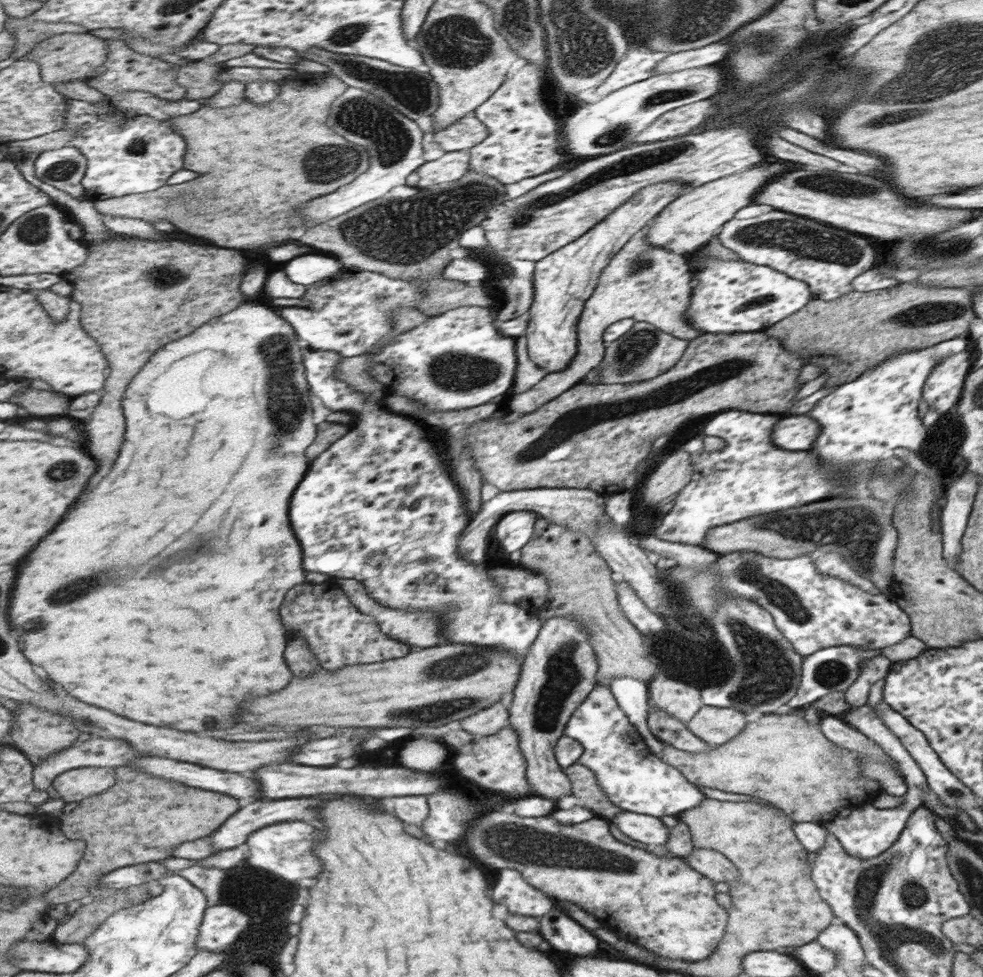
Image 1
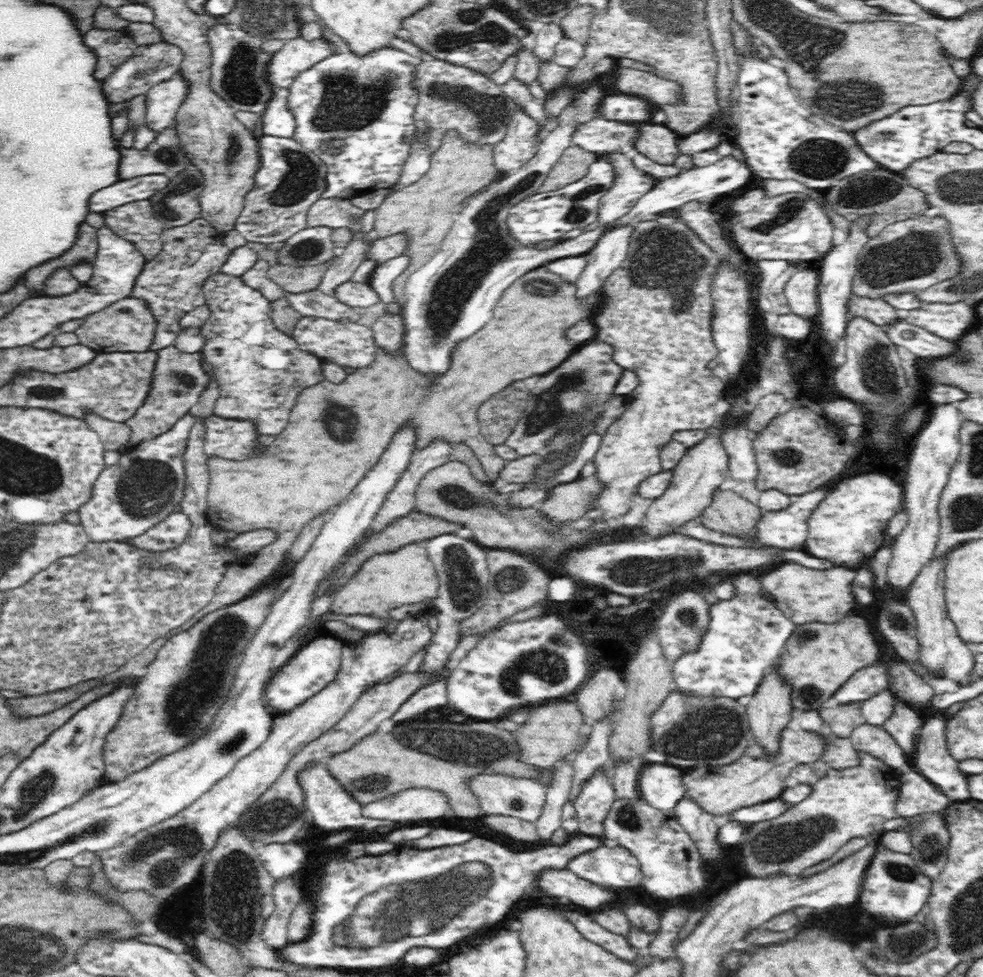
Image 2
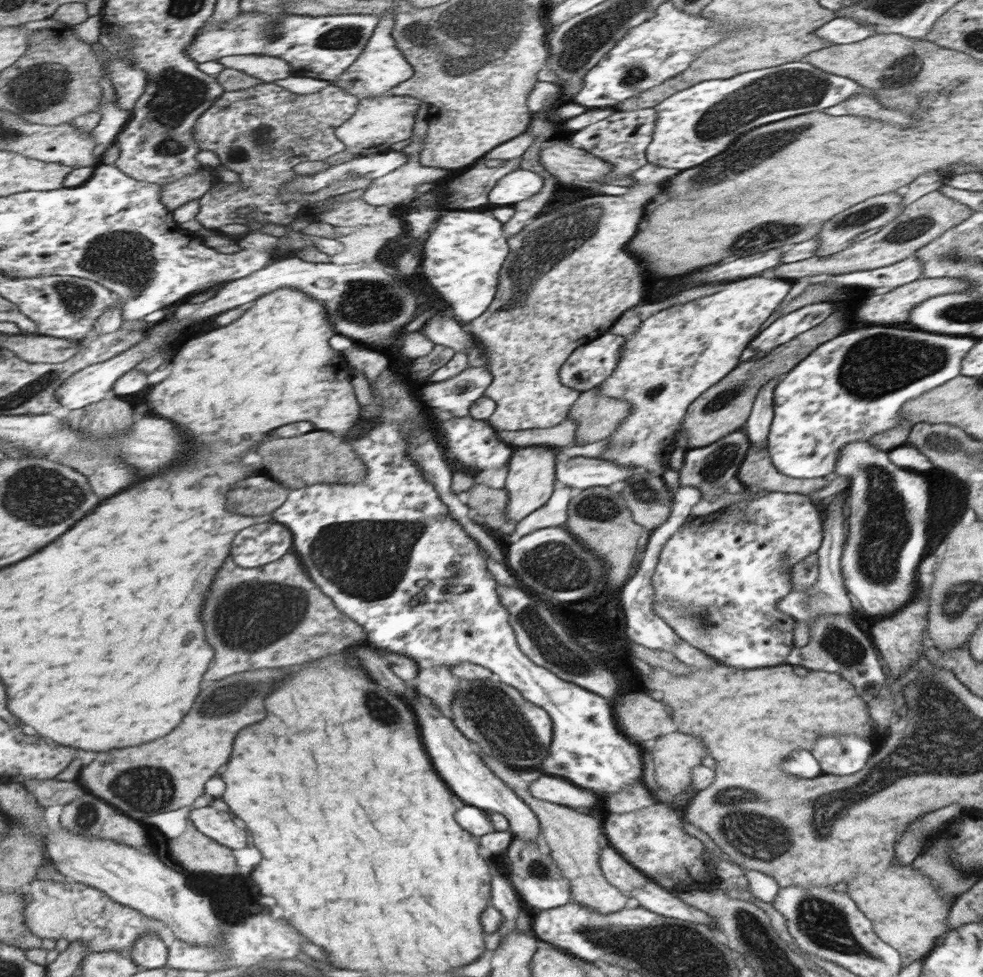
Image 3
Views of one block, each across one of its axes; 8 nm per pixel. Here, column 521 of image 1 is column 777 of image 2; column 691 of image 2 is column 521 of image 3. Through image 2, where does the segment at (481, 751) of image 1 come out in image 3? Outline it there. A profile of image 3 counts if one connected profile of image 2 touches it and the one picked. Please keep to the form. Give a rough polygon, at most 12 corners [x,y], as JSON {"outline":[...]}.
{"outline":[[481,753],[539,820],[572,900],[611,913],[627,899],[599,872],[599,824],[533,798],[541,771]]}

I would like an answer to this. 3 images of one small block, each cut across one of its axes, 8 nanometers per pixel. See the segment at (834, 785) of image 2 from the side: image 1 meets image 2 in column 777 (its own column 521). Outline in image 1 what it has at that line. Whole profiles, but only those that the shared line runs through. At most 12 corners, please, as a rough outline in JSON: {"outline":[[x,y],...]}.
{"outline":[[489,810],[469,852],[685,961],[728,924],[711,879],[618,840]]}

